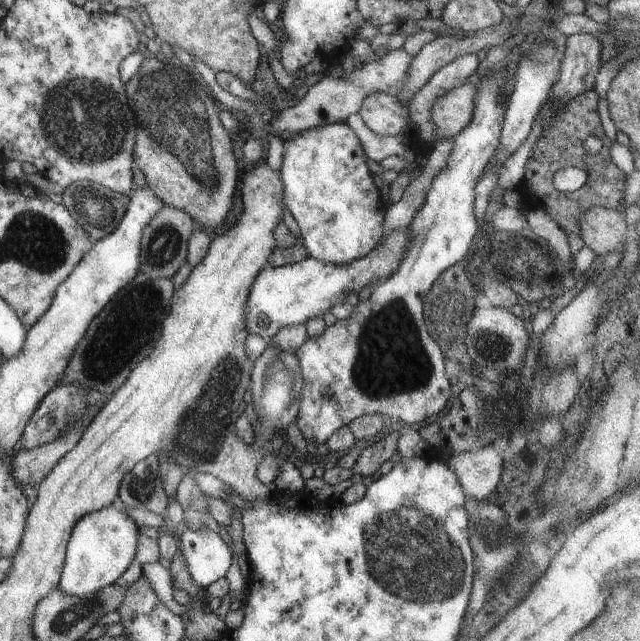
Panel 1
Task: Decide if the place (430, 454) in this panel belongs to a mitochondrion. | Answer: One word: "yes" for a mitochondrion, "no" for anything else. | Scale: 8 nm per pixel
no

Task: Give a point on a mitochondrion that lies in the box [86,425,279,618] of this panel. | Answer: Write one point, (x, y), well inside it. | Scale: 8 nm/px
(142, 487)

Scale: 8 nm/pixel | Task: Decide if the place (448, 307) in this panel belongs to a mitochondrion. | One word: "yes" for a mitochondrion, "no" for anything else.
yes

